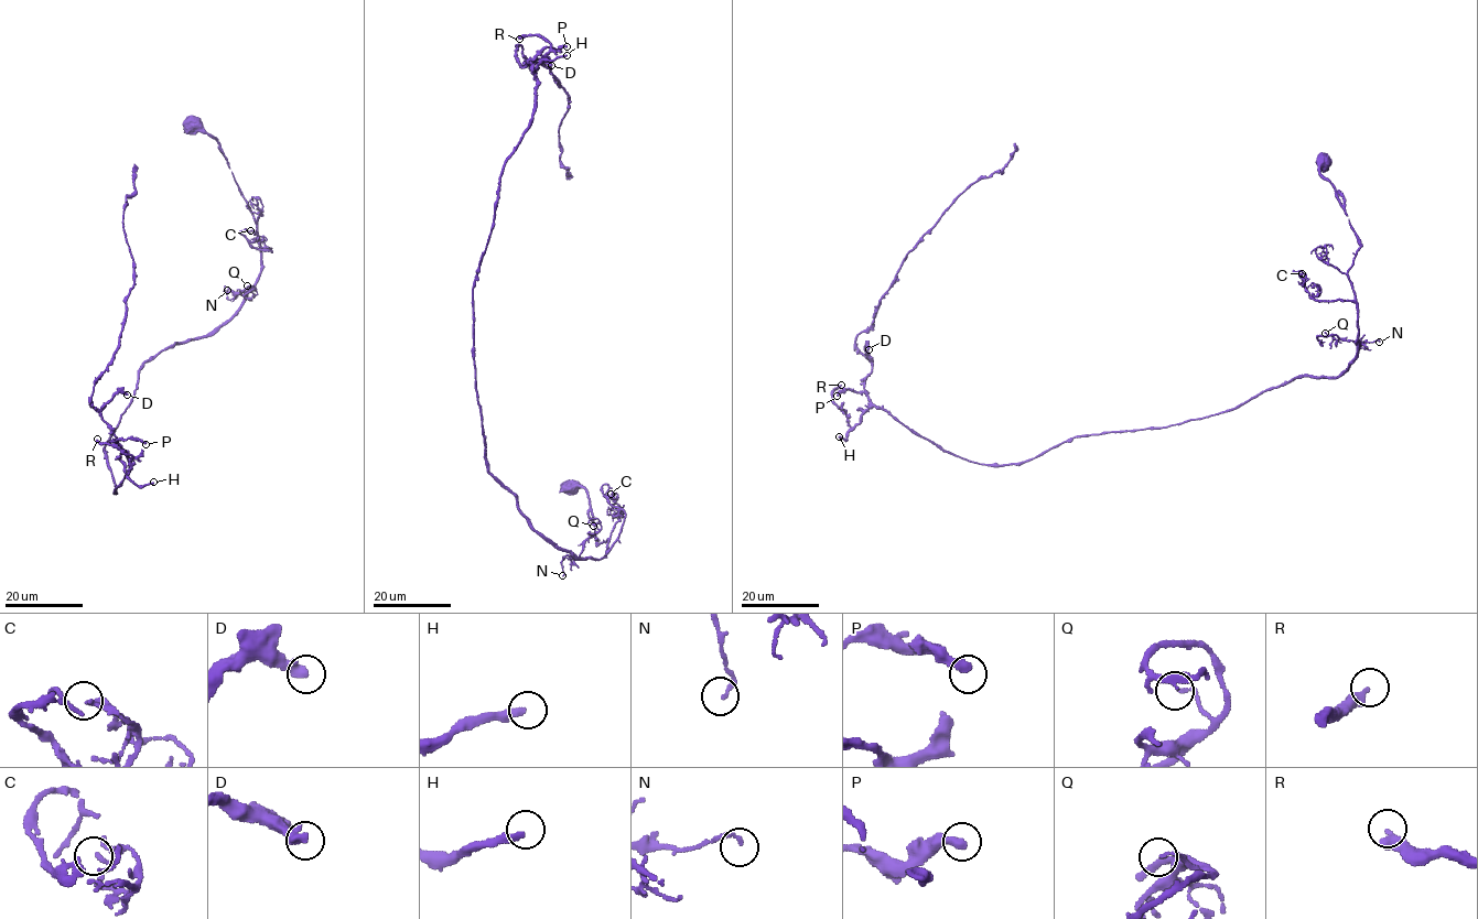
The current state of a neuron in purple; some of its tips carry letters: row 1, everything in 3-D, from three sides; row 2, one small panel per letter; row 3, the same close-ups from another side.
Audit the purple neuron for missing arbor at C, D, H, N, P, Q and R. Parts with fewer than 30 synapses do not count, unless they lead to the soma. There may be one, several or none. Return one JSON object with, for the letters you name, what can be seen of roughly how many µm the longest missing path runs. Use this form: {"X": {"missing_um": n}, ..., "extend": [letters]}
{"H": {"missing_um": 100}, "extend": ["H"]}

